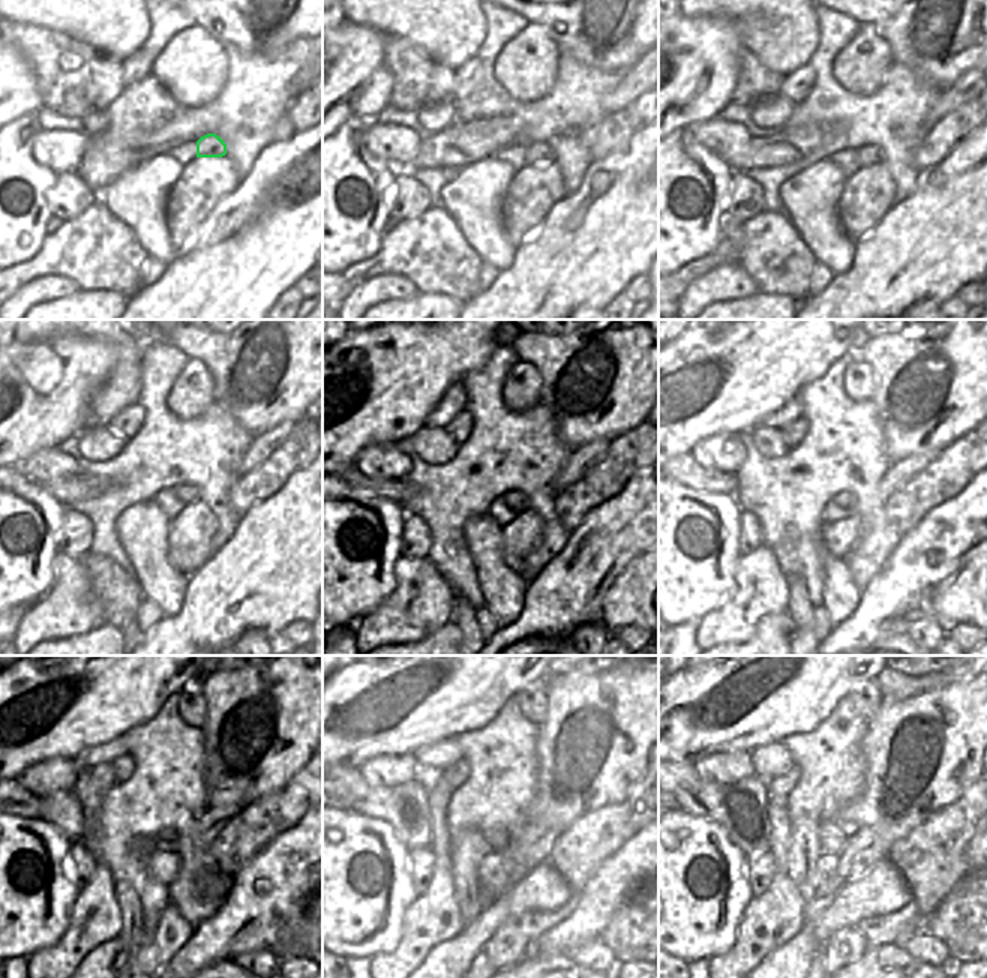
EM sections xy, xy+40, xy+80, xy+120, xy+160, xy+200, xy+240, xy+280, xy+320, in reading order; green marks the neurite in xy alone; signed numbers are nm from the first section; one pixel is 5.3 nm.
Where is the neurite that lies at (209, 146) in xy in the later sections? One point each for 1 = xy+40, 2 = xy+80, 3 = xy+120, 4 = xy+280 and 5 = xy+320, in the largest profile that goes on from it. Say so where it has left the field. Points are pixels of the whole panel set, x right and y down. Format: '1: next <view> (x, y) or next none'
1: next xy+40 (536, 152)
2: next xy+80 (867, 155)
3: next xy+120 (186, 494)
4: next xy+280 (497, 839)
5: next xy+320 (831, 836)

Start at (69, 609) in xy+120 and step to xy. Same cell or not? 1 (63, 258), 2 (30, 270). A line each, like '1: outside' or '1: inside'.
1: outside
2: outside

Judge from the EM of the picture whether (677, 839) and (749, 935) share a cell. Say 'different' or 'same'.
different

